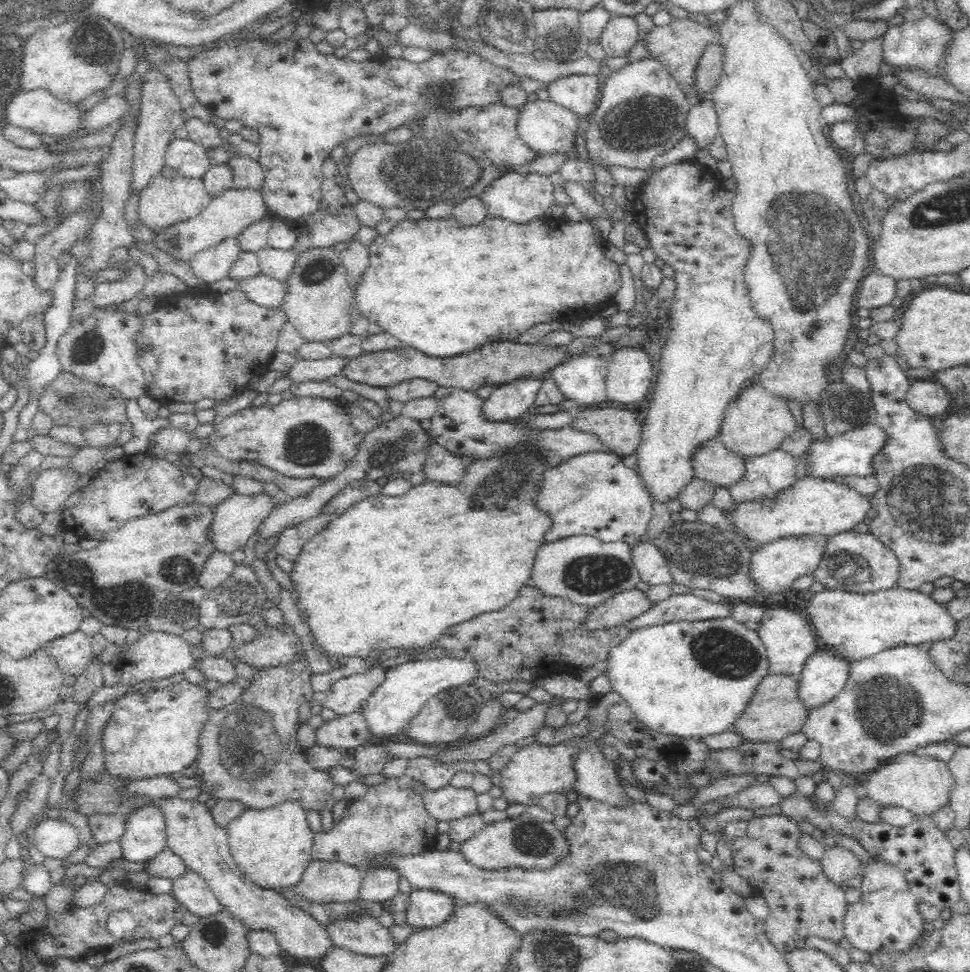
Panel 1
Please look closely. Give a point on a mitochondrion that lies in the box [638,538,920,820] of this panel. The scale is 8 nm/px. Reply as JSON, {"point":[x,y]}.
{"point":[720,650]}

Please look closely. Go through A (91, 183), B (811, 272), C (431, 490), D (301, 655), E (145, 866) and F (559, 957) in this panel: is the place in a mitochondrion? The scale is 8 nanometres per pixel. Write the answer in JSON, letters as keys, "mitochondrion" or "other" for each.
{"A":"other","B":"mitochondrion","C":"other","D":"other","E":"other","F":"mitochondrion"}

